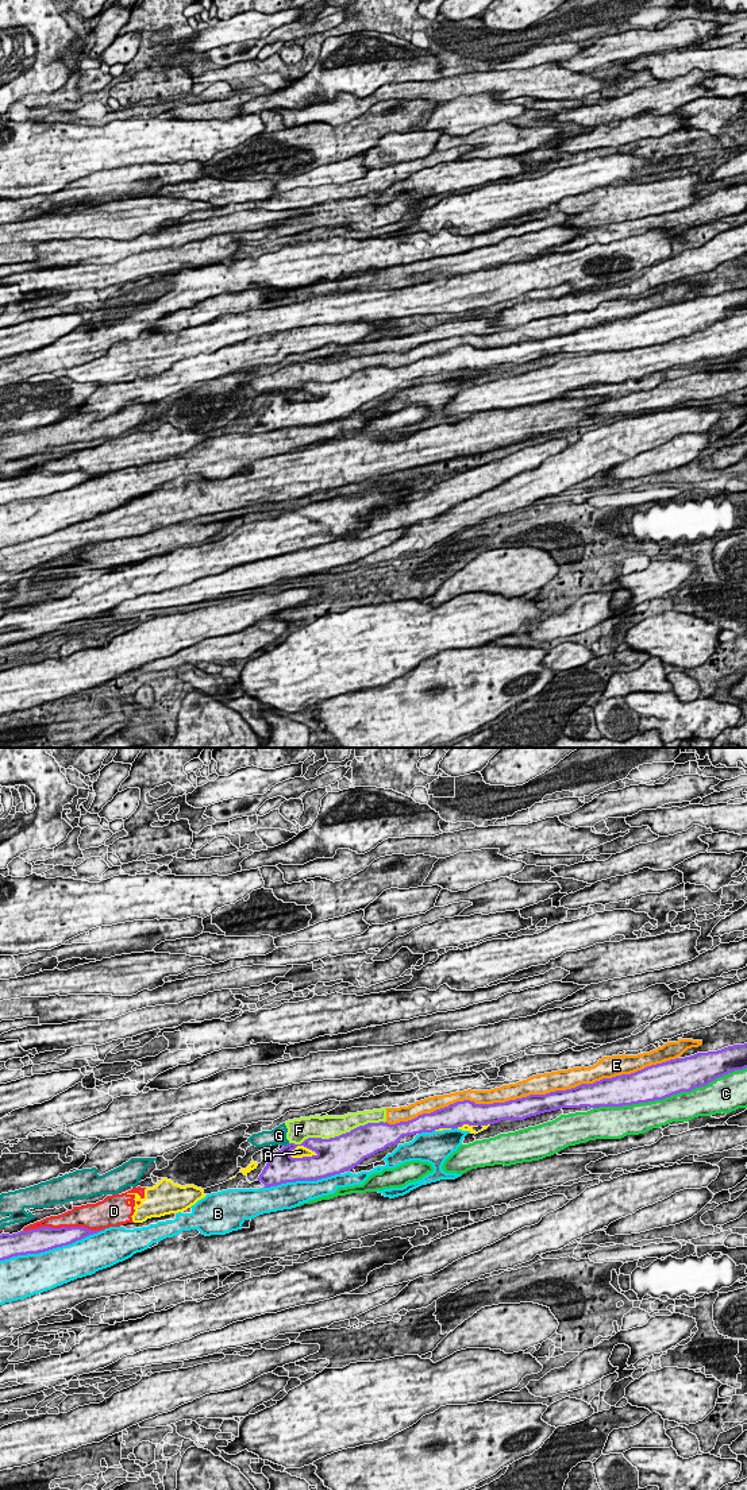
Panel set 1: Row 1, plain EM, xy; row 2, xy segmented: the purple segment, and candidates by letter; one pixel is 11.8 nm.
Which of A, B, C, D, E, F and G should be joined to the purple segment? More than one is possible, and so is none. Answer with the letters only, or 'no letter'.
no letter

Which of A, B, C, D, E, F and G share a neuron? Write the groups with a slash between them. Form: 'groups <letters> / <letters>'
groups A D / B / C / E F G

